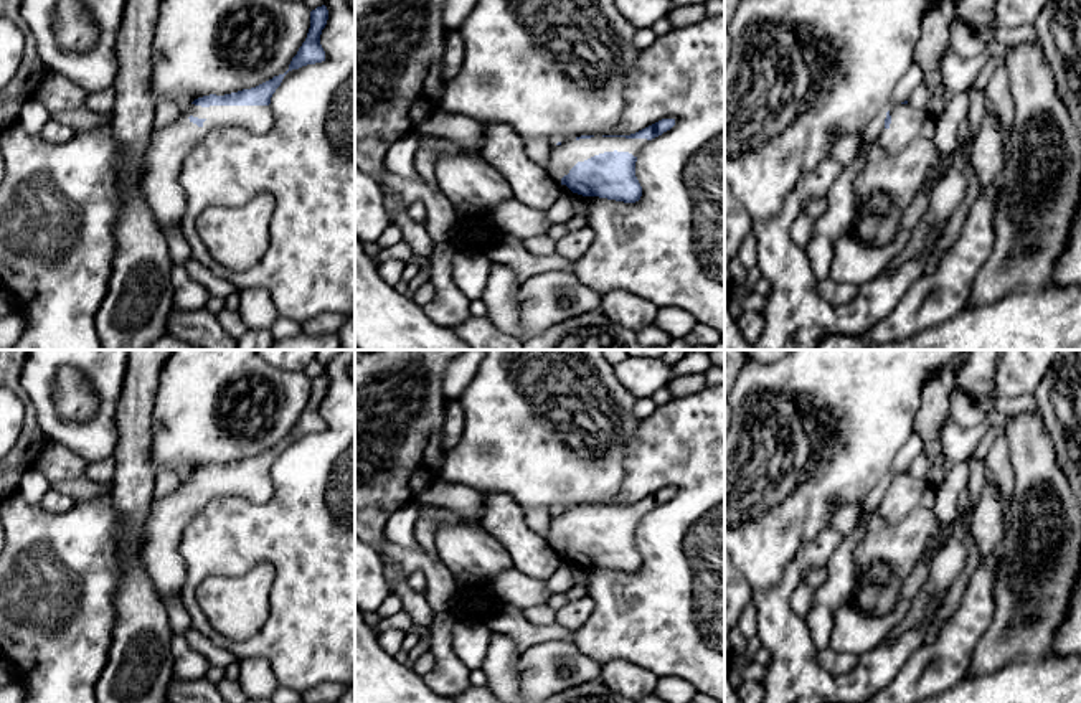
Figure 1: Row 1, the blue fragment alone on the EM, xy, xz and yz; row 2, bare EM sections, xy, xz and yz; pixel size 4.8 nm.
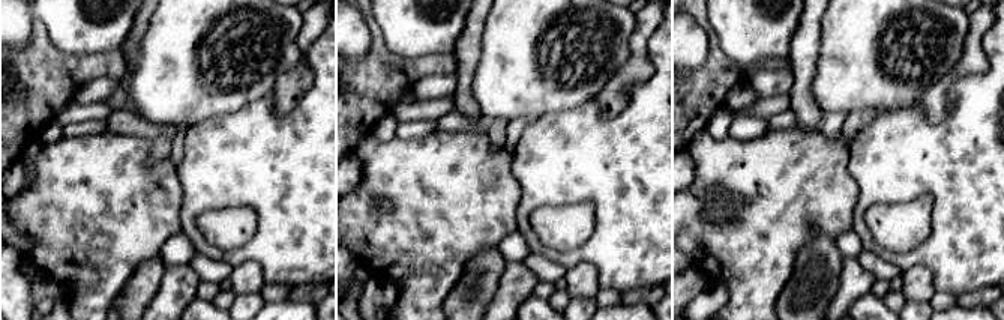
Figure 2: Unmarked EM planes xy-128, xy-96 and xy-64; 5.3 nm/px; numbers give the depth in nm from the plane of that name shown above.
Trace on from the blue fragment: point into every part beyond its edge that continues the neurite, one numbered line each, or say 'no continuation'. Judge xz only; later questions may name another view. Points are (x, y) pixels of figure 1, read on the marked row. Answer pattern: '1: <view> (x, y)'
1: xz (563, 157)

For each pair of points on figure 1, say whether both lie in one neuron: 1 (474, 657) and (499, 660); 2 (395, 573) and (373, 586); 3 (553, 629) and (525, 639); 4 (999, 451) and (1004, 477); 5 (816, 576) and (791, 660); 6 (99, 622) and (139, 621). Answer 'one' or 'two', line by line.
1: two
2: two
3: one
4: one
5: two
6: two

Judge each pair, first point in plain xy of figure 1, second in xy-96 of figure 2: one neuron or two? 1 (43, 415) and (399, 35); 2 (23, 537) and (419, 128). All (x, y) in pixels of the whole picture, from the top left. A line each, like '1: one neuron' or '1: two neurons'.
1: one neuron
2: two neurons

